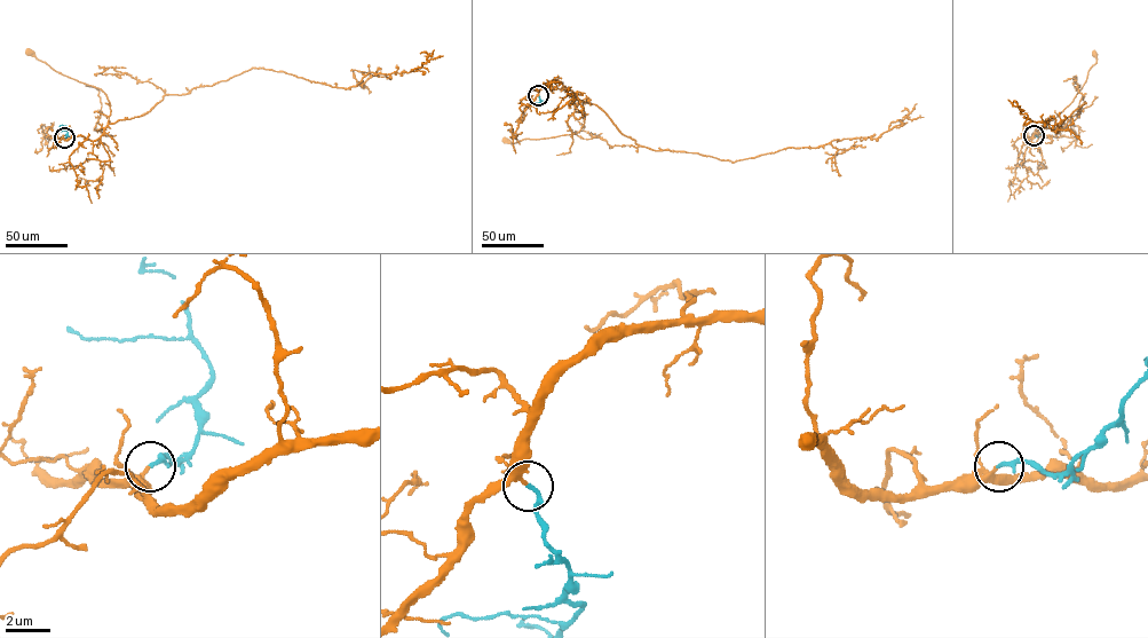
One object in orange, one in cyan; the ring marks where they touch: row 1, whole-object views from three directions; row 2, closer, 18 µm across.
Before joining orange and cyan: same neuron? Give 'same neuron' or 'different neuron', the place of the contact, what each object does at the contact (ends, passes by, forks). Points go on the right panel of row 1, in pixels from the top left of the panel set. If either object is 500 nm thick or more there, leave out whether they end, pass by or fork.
same neuron | (1034, 135) | orange ends | cyan ends

